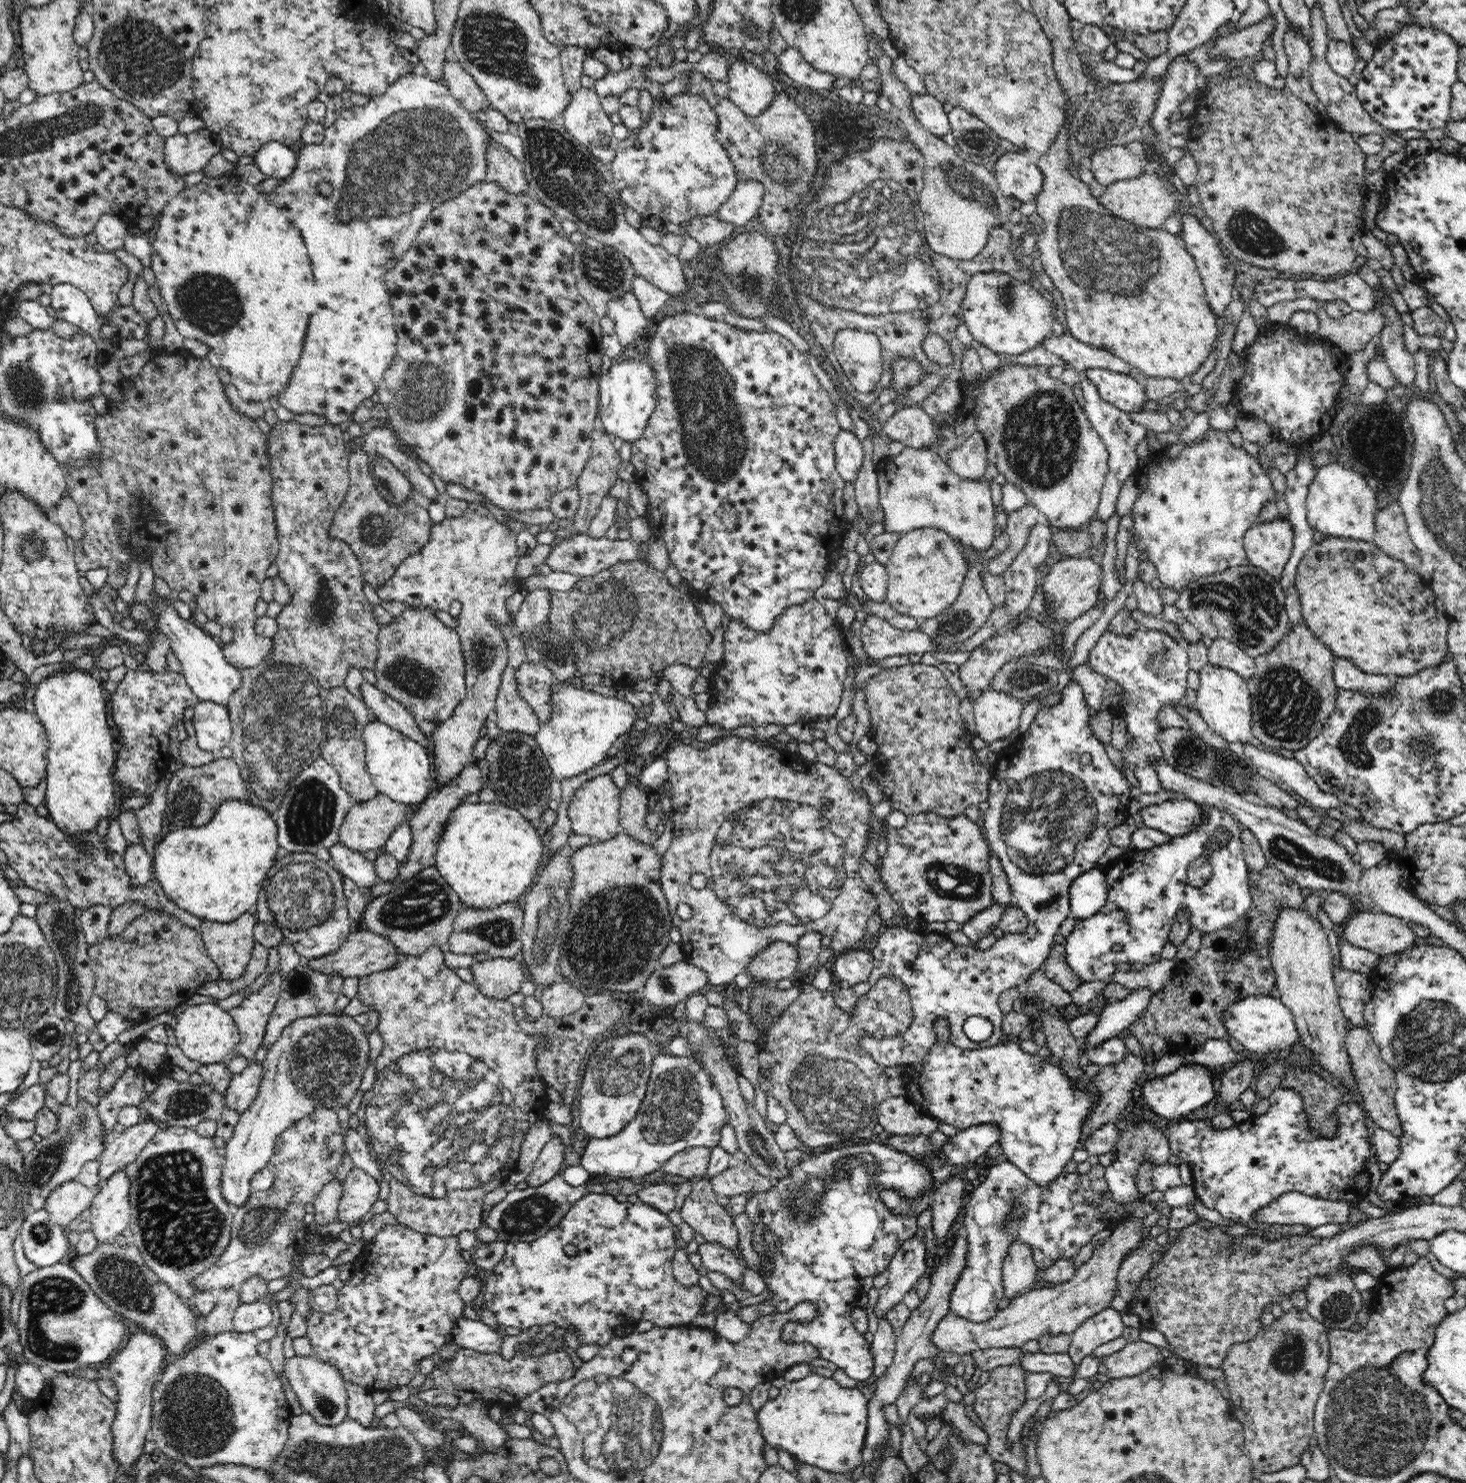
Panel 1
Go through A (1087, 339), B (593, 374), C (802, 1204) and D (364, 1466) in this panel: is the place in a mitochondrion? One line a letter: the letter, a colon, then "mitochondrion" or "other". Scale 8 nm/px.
A: other
B: other
C: mitochondrion
D: mitochondrion

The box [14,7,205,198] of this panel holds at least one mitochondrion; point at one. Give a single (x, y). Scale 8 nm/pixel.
(138, 57)

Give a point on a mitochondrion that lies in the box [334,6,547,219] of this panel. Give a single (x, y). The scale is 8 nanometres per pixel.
(494, 43)

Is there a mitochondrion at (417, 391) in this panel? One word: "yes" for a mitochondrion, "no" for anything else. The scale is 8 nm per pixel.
yes

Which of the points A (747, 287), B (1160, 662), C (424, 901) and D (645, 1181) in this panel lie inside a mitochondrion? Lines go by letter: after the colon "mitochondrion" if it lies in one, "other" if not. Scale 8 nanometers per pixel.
A: mitochondrion
B: mitochondrion
C: mitochondrion
D: other

